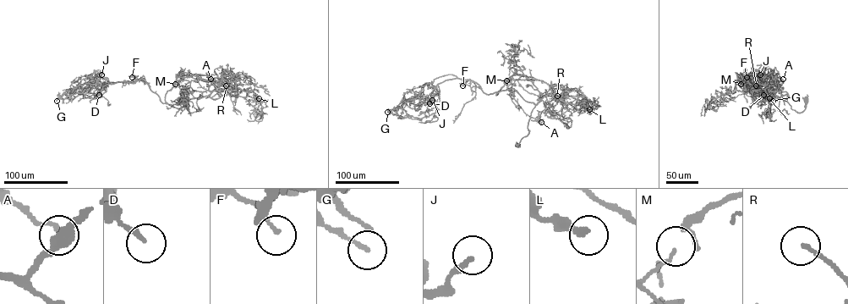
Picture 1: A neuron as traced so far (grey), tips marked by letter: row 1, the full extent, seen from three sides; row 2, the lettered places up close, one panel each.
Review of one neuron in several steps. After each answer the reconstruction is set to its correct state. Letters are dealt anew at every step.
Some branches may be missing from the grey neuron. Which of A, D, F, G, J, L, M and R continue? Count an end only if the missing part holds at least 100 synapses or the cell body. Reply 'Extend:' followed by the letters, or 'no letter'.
Extend: no letter

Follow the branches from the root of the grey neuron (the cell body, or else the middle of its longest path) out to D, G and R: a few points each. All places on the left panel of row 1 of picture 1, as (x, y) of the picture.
D: (185, 100), (195, 112), (204, 96), (177, 108), (142, 79), (106, 82), (99, 95)
G: (185, 100), (195, 112), (204, 96), (177, 108), (141, 79), (101, 87), (93, 80), (57, 101)
R: (185, 100), (188, 111), (195, 112), (200, 94), (207, 96), (226, 85)

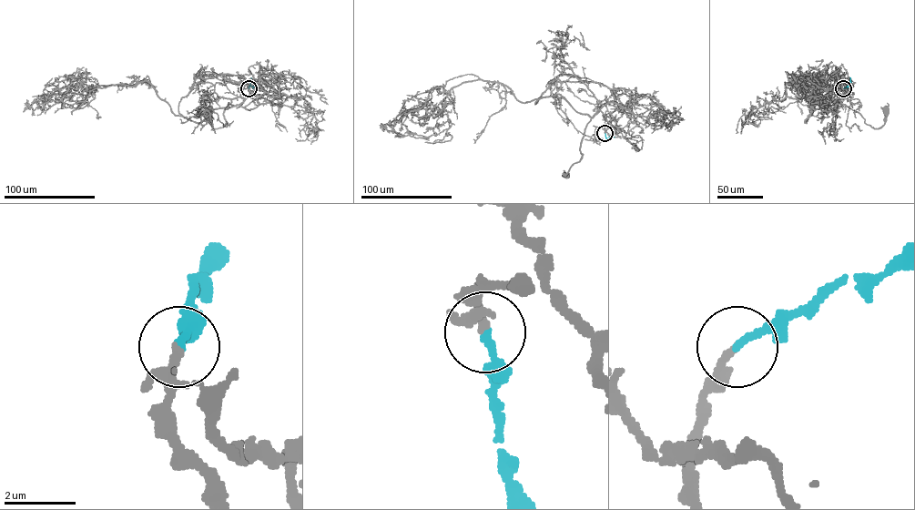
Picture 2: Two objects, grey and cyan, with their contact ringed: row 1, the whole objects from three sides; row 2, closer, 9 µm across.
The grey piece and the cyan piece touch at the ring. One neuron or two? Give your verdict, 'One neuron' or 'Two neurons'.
One neuron

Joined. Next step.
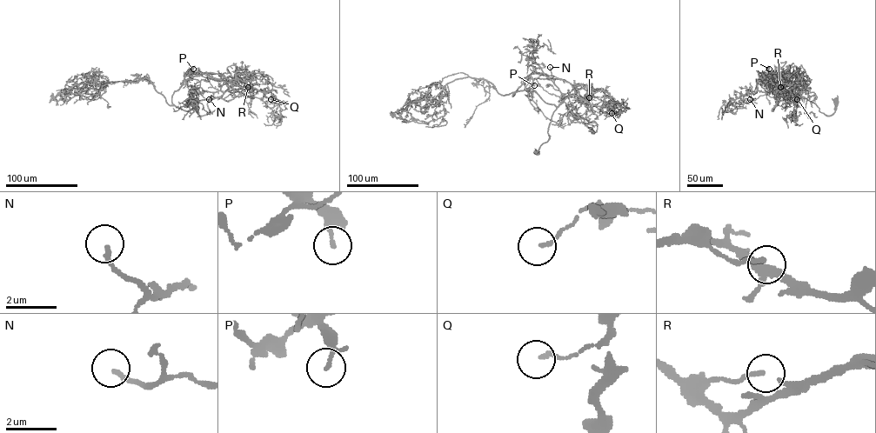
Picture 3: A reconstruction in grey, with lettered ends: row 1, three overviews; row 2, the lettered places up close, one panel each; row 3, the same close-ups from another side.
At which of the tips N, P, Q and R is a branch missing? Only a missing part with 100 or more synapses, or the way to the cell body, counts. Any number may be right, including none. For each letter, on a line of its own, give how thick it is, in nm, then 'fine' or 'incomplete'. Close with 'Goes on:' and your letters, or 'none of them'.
N: calibre 170 nm; incomplete
P: calibre 160 nm; fine
Q: calibre 130 nm; fine
R: calibre 150 nm; fine
Goes on: N

